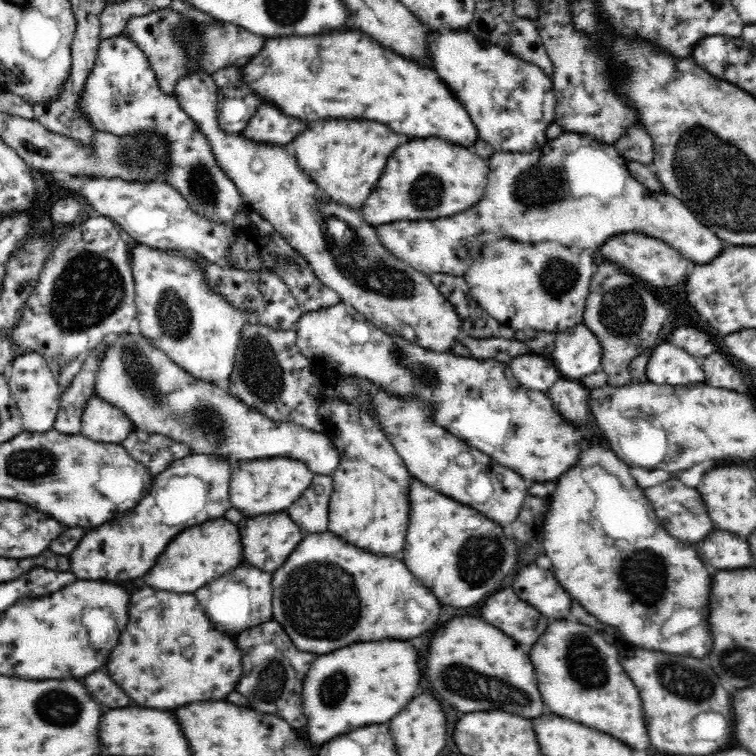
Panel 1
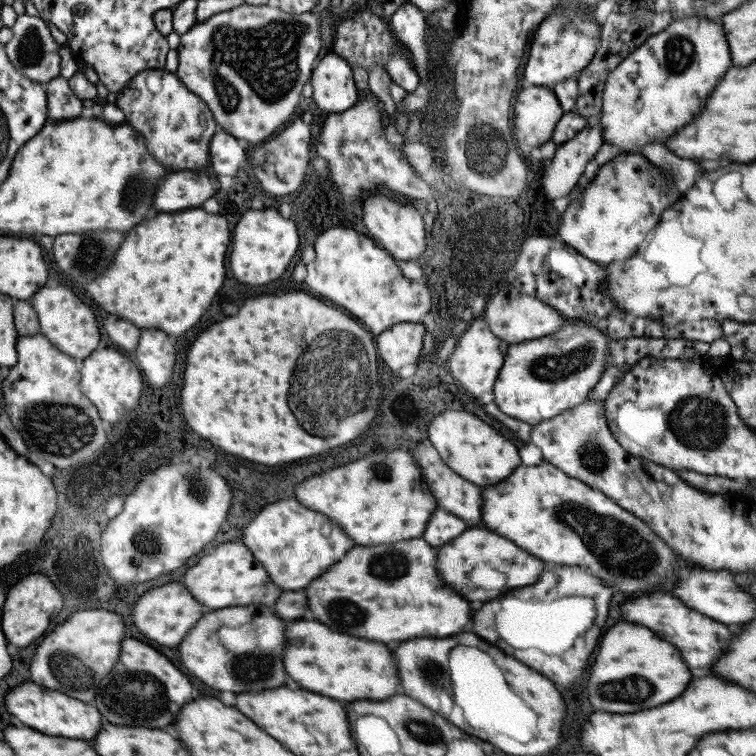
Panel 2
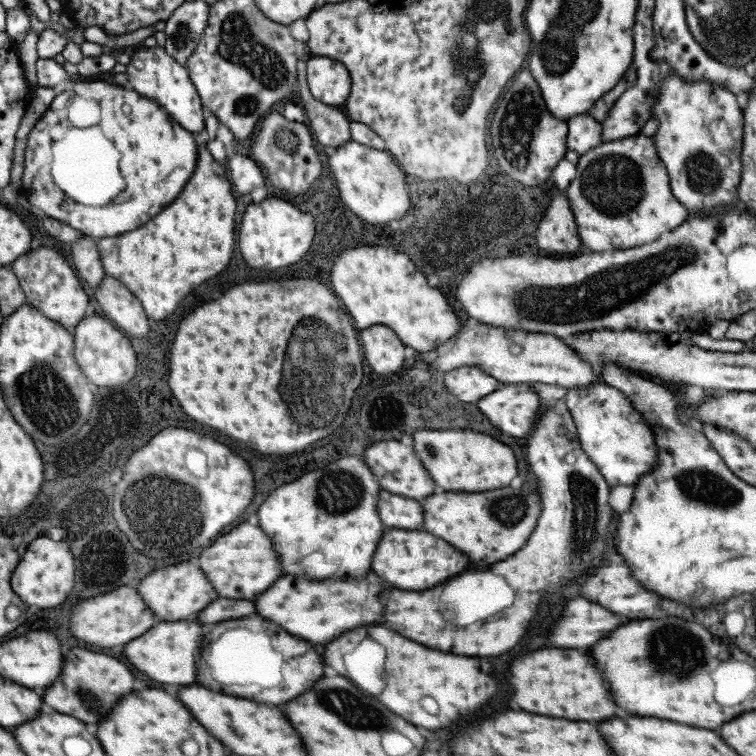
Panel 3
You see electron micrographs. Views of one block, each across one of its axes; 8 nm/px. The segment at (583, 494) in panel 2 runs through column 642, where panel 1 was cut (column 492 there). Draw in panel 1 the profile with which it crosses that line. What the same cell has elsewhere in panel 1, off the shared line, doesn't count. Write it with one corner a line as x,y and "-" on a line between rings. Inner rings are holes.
412,476
408,484
408,505
410,522
405,544
400,556
404,556
404,565
442,604
448,606
474,606
484,600
490,592
502,586
502,580
514,574
516,564
516,546
508,540
505,529
486,518
472,507
438,493

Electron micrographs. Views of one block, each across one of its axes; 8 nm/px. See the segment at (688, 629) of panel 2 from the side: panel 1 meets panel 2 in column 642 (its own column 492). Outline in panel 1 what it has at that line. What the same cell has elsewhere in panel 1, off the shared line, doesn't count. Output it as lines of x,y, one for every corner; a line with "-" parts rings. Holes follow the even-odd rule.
512,588
488,598
480,616
520,644
538,642
548,626
548,618
536,612
532,606
524,604

